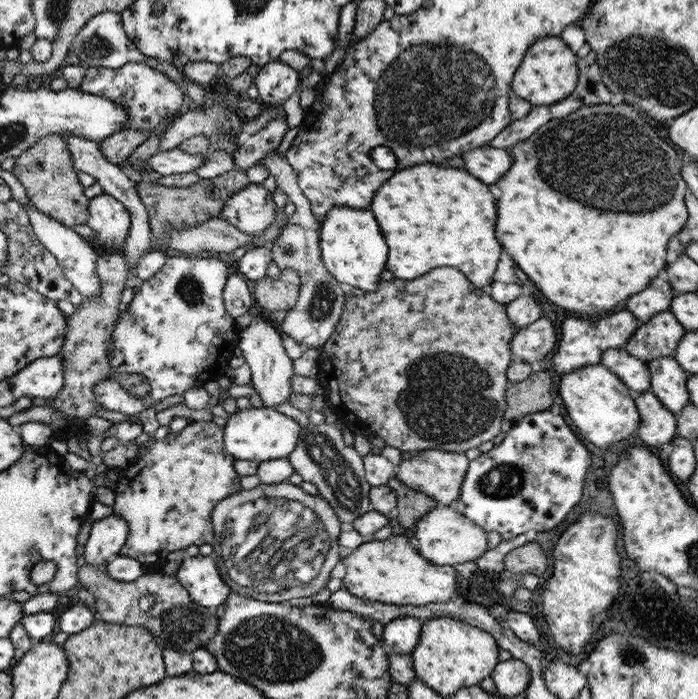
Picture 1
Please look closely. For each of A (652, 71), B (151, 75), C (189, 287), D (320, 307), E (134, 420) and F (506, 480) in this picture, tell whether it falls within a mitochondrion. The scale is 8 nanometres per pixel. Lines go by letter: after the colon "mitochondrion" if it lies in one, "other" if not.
A: mitochondrion
B: other
C: mitochondrion
D: mitochondrion
E: other
F: mitochondrion

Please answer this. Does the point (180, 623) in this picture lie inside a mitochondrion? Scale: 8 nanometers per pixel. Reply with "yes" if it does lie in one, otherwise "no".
yes

